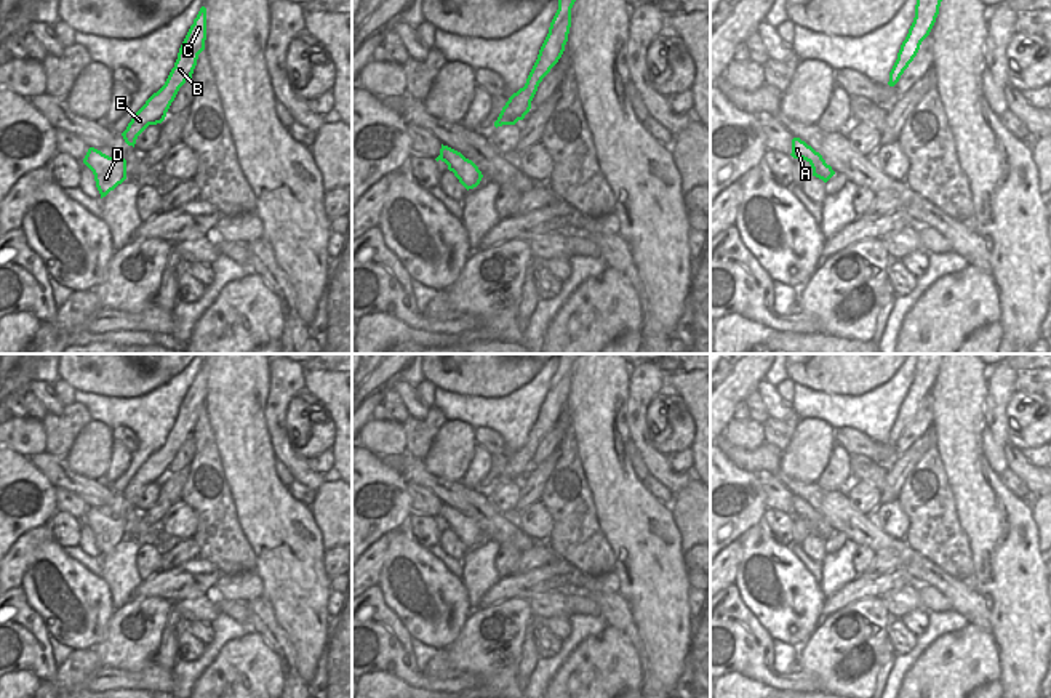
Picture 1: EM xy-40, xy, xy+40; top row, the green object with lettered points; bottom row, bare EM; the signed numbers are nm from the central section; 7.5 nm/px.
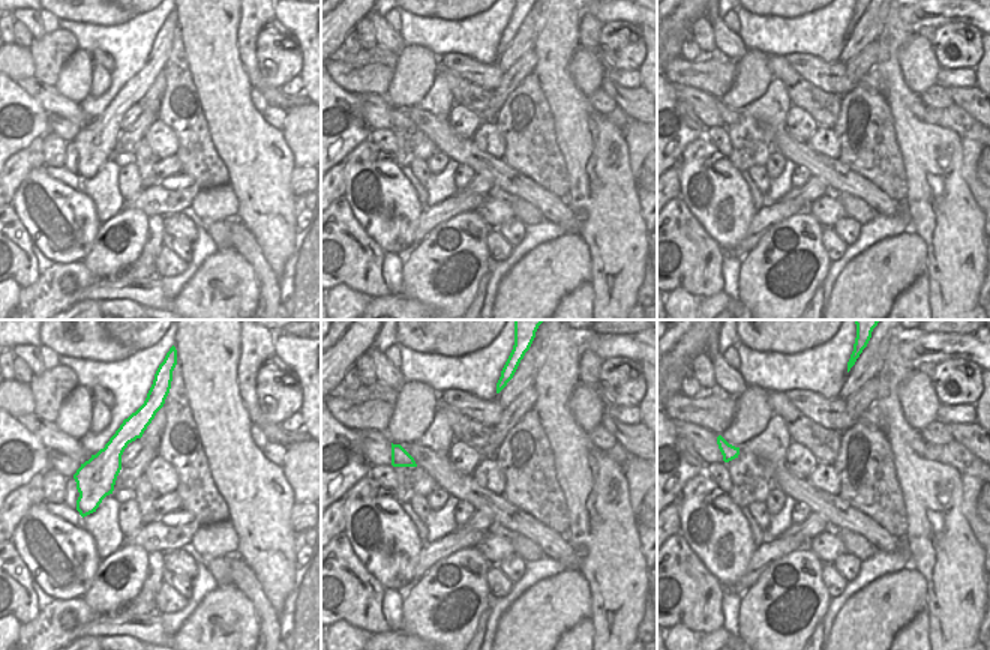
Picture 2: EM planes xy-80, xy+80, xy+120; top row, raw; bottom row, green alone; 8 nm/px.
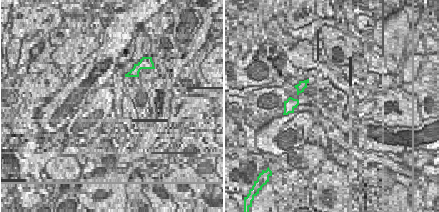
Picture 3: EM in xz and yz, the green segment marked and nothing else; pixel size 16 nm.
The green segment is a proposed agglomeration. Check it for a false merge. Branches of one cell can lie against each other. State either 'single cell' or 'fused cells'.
single cell

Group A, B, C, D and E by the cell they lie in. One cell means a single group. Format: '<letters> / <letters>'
A B C D E

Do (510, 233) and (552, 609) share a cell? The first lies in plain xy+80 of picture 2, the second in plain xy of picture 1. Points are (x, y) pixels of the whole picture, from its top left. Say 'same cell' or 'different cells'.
different cells

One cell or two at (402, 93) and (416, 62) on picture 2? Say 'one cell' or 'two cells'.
one cell

